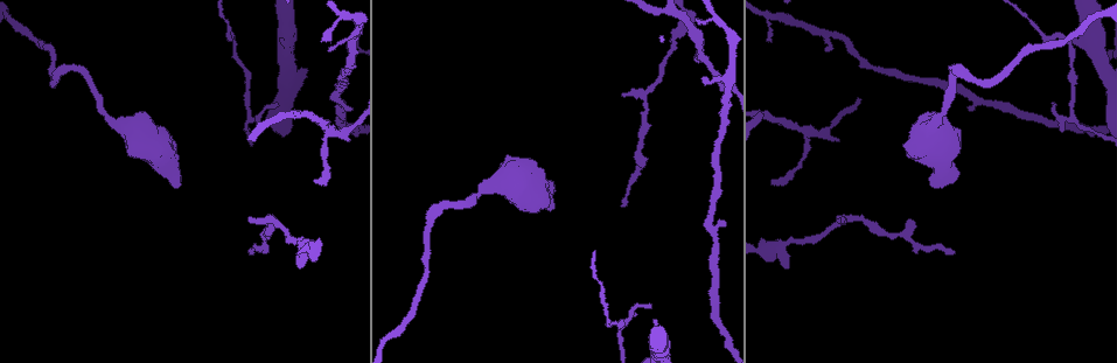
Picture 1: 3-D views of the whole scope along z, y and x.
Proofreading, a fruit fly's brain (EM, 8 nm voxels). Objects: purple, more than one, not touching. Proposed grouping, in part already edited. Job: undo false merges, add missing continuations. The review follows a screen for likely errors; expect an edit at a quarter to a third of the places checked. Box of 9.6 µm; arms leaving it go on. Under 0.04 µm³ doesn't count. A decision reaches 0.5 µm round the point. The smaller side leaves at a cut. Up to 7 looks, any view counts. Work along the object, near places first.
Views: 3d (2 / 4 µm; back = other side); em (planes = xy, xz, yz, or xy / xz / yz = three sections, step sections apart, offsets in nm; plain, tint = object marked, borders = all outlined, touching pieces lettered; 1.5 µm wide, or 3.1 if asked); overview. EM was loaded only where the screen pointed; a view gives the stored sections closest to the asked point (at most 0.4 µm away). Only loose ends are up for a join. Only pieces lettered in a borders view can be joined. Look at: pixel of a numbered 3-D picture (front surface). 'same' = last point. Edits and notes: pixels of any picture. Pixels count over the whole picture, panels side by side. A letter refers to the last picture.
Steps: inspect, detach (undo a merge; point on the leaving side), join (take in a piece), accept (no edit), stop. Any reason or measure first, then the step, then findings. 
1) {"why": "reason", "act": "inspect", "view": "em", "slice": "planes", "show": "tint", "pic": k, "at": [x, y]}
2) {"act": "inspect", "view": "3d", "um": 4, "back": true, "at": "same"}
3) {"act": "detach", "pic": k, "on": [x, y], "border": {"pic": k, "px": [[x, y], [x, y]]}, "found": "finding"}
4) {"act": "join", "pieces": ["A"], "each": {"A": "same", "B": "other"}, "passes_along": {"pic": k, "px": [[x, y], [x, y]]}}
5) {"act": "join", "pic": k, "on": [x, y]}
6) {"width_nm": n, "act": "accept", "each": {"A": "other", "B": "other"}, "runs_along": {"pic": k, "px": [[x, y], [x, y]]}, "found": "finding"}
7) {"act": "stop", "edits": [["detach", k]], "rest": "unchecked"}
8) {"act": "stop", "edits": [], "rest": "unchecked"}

{"act": "inspect", "view": "3d", "um": 4, "pic": 1, "at": [955, 251]}

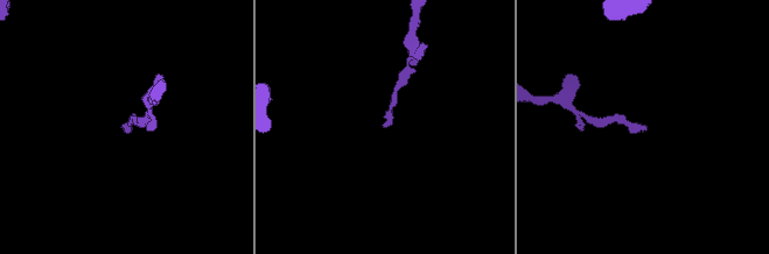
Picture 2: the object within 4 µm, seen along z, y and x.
{"why": "shape alone is not enough", "act": "inspect", "view": "em", "slice": "planes", "show": "borders", "pic": 2, "at": [646, 127]}

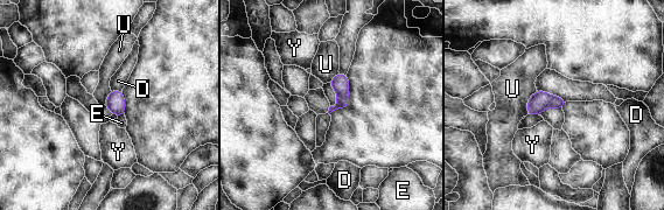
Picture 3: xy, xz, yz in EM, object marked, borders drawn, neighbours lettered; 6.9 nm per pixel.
{"width_nm": 90, "act": "accept", "each": {"D": "other", "E": "other", "U": "other", "Y": "other"}, "border": {"pic": 3, "px": [[537, 90], [559, 96], [565, 102]]}, "found": "none of them fits"}

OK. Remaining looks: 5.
{"why": "thin end", "act": "inspect", "view": "3d", "um": 2, "pic": 1, "at": [249, 218]}

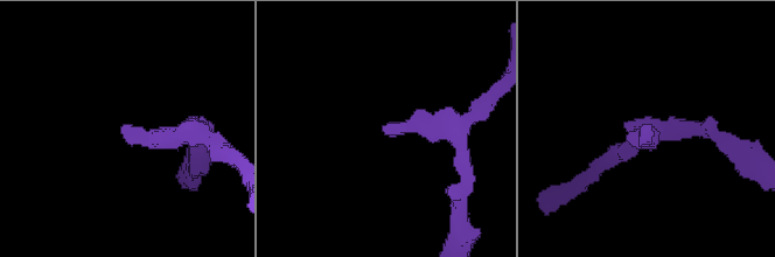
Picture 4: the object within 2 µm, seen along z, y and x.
{"why": "now the EM", "act": "inspect", "view": "em", "slice": "yz", "step": 4, "show": "tint", "pic": 4, "at": [650, 128]}

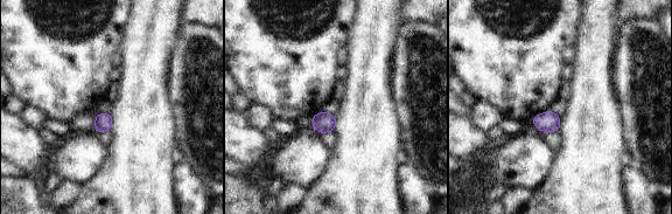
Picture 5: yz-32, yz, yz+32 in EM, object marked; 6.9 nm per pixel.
{"act": "inspect", "view": "em", "slice": "planes", "show": "borders", "at": "same"}

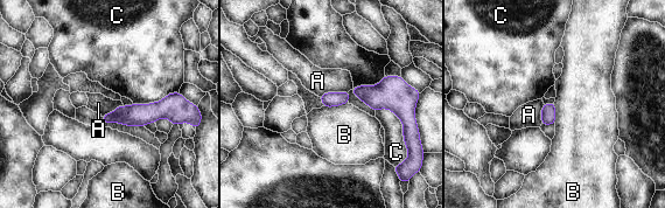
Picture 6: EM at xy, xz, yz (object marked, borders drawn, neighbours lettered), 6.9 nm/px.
{"longest_contact_nm": ["C", 300], "act": "accept", "each": {"A": "other", "B": "other", "C": "other"}, "found": "no lettered piece goes on from it"}

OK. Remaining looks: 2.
{"why": "an open end", "act": "inspect", "view": "em", "slice": "planes", "show": "borders", "pic": 1, "at": [973, 109]}

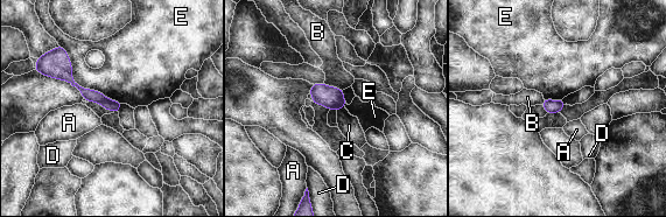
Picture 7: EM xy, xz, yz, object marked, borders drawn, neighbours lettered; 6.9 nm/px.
{"longest_contact_nm": ["E", 600], "act": "accept", "each": {"A": "other", "B": "other", "C": "other", "D": "other", "E": "other"}, "found": "none of them fits"}

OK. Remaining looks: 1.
{"act": "stop", "edits": [], "rest": "unchecked"}

